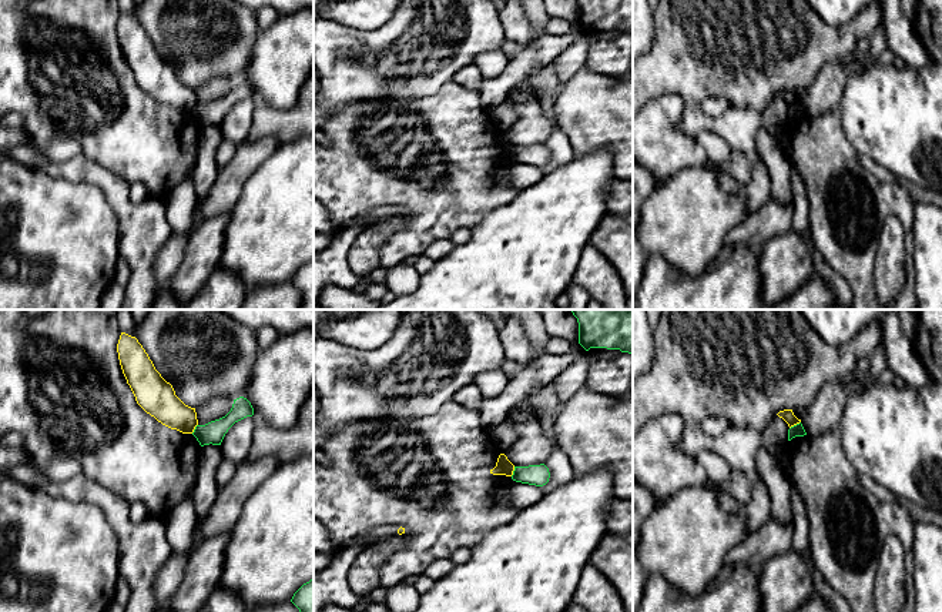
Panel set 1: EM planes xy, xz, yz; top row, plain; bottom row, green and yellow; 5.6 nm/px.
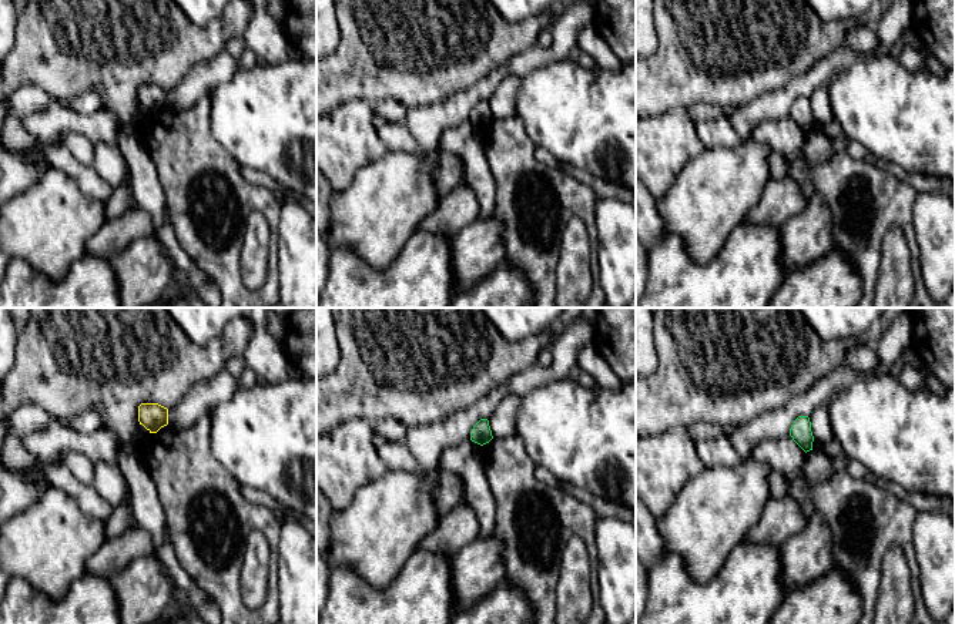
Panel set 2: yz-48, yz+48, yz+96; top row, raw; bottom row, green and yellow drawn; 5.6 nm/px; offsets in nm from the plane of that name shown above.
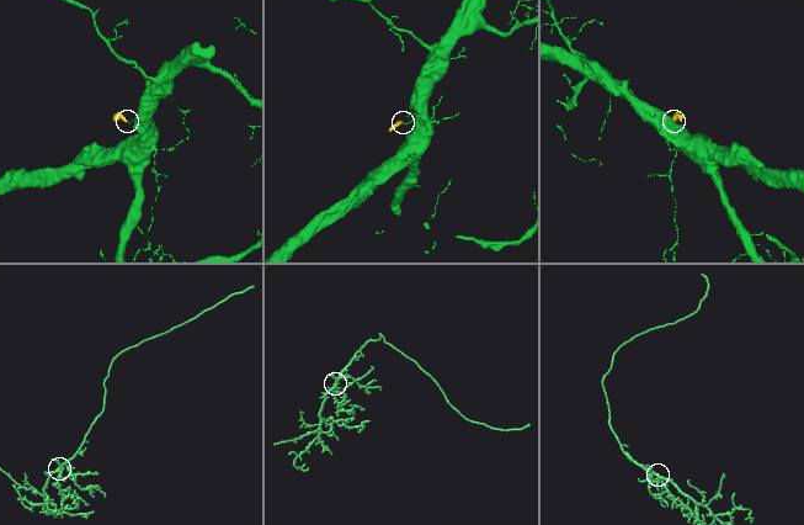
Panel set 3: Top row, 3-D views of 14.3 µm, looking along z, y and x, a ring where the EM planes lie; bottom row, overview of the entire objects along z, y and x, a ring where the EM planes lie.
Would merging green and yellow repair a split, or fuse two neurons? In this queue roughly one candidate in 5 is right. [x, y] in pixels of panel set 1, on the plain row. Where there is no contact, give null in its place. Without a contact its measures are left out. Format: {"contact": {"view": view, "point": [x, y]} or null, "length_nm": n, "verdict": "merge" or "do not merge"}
{"contact": {"view": "yz", "point": [794, 106]}, "length_nm": 80, "verdict": "do not merge"}

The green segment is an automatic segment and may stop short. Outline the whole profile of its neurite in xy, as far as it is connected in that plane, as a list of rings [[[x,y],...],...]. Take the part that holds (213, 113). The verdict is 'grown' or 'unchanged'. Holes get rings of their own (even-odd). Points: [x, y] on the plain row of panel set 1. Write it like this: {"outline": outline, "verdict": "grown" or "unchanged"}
{"outline": [[[239,77],[234,80],[232,88],[225,97],[205,106],[197,106],[192,116],[197,118],[201,127],[209,124],[221,126],[225,114],[235,103],[252,96],[254,88],[251,83],[247,78]]], "verdict": "unchanged"}

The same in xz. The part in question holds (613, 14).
{"outline": [[[577,0],[579,24],[590,29],[620,30],[633,36],[633,0]]], "verdict": "unchanged"}

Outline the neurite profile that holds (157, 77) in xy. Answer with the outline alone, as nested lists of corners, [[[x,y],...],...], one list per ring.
[[[121,13],[117,33],[137,84],[162,106],[192,114],[198,106],[195,88],[185,86],[175,76],[172,66],[155,50],[138,20]]]

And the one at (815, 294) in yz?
[[[812,275],[790,298],[774,304],[771,310],[831,310],[837,302],[831,287],[817,275]]]

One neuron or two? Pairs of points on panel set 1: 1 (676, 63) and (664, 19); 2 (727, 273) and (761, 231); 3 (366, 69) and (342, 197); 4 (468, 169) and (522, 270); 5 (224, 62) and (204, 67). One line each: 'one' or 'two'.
1: one
2: two
3: two
4: two
5: one

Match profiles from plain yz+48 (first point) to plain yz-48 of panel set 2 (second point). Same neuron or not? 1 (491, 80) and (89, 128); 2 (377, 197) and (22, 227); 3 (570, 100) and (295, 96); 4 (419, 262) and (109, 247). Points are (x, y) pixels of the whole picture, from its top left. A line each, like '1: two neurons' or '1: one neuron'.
1: one neuron
2: one neuron
3: one neuron
4: two neurons

